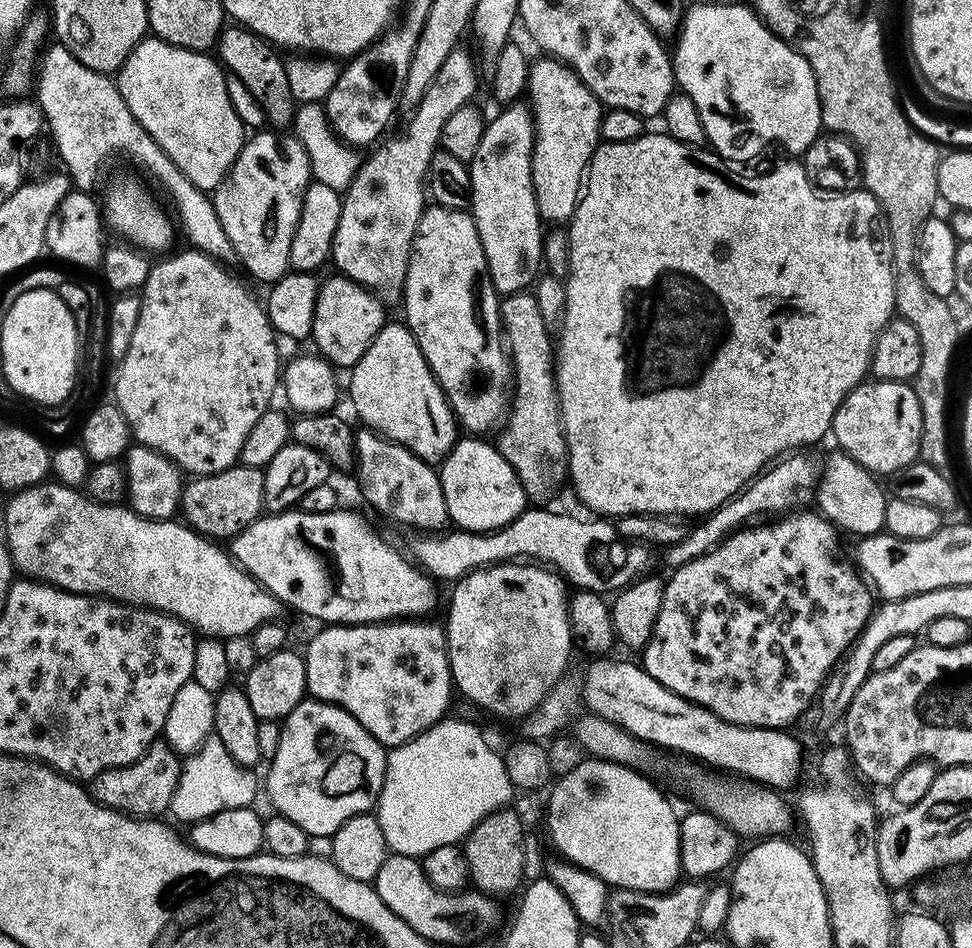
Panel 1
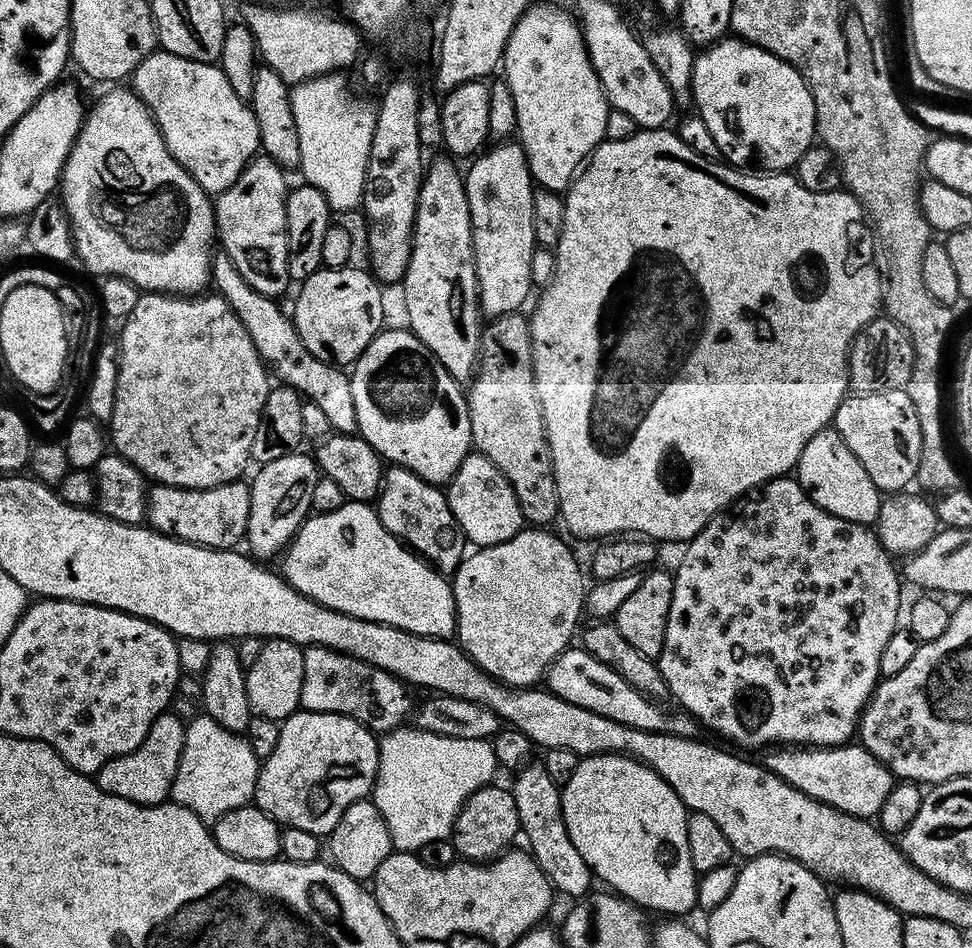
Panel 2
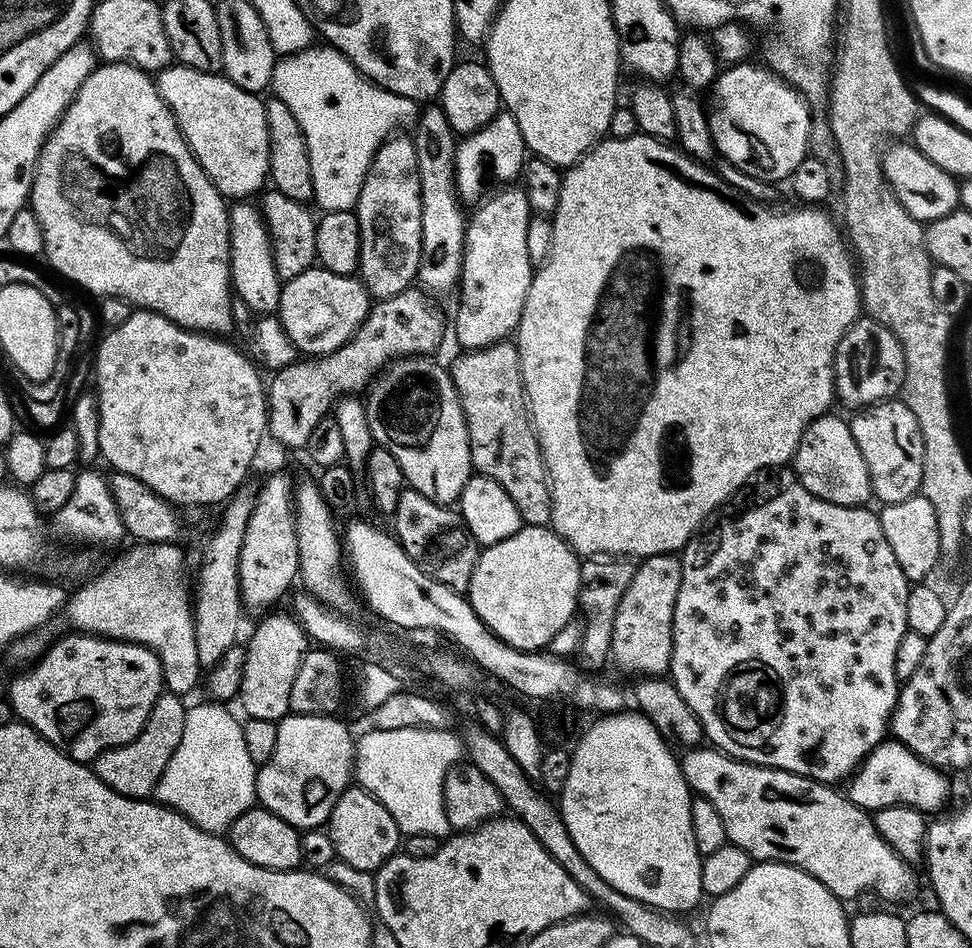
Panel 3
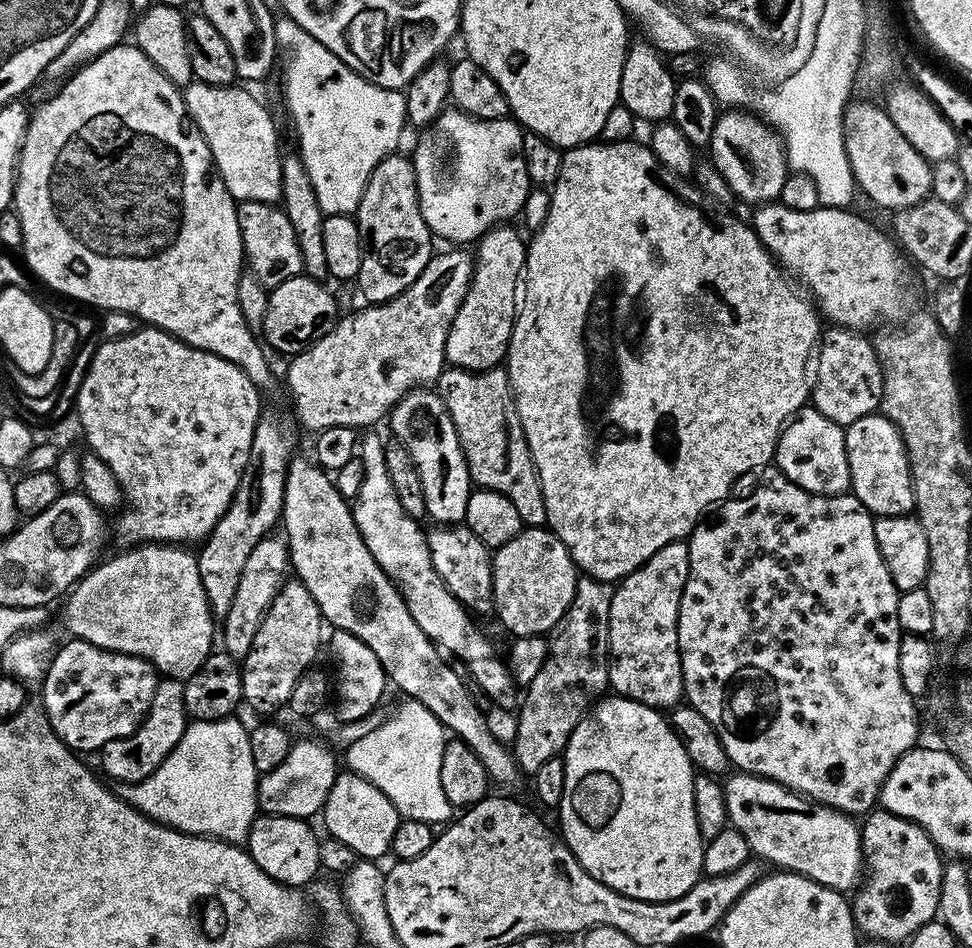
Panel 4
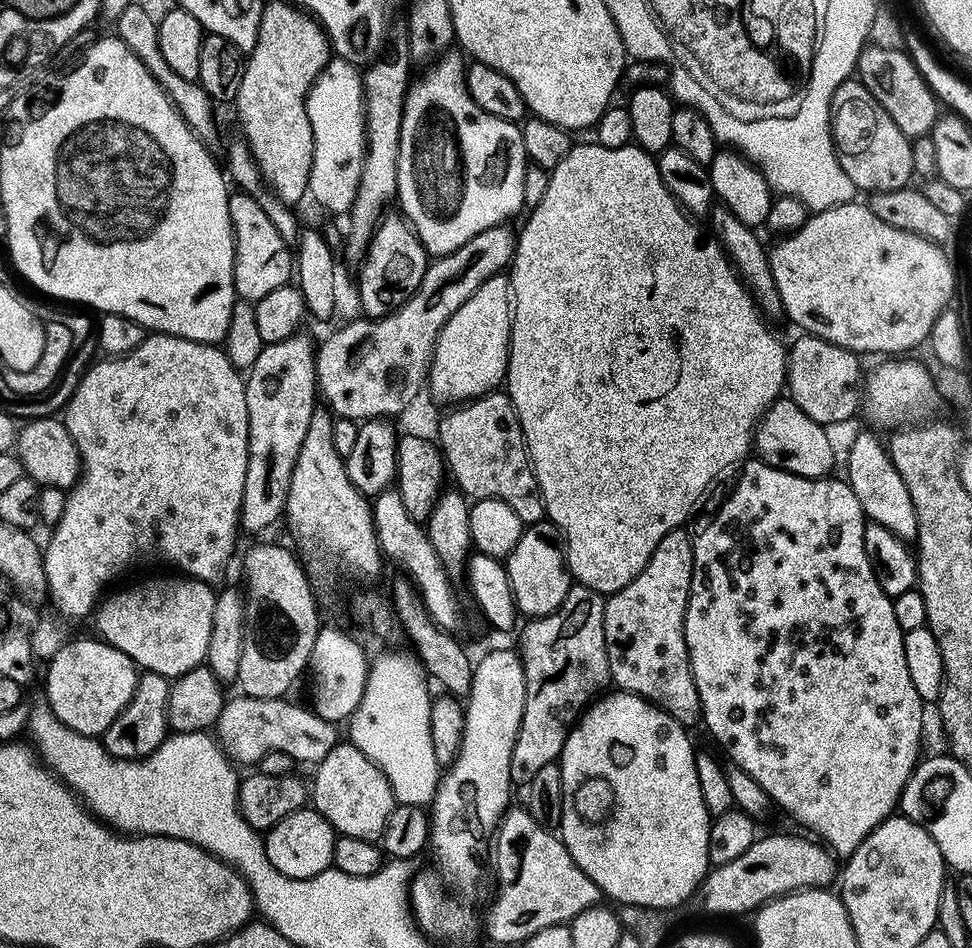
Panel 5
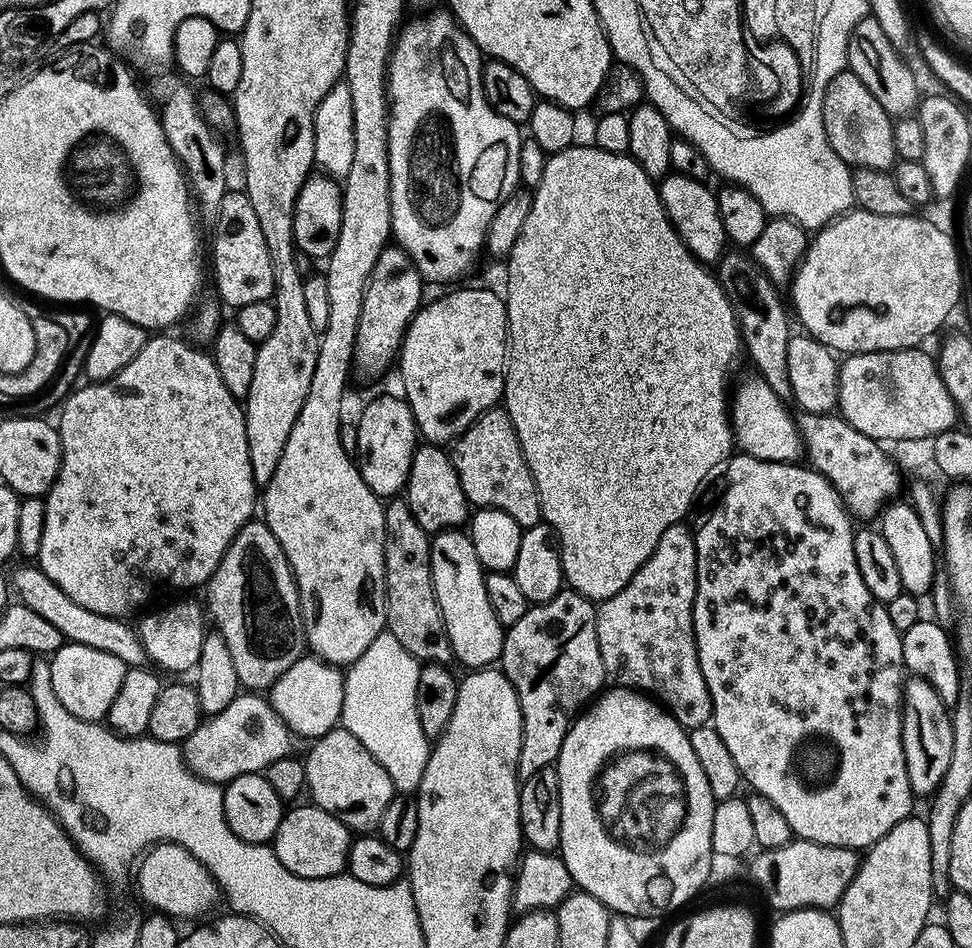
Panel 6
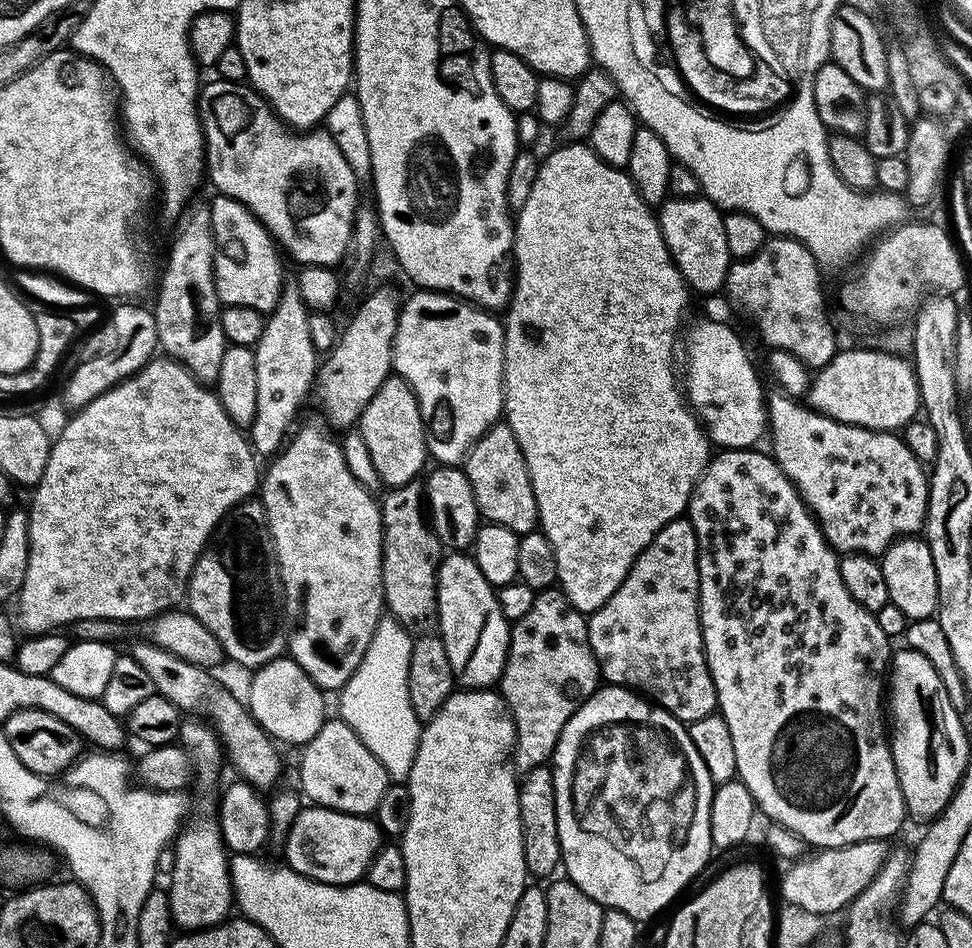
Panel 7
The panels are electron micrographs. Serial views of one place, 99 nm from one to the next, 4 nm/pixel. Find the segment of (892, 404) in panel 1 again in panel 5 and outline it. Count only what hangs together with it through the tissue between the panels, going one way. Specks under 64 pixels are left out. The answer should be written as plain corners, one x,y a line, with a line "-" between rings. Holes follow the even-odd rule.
872,432
858,433
848,448
847,483
852,485
864,515
871,523
886,526
886,530
893,532
899,540
915,541
916,511
914,502
910,498
910,490
906,490
906,482
902,482
902,474
898,474
894,462
888,456
885,441
879,440
875,436
877,433

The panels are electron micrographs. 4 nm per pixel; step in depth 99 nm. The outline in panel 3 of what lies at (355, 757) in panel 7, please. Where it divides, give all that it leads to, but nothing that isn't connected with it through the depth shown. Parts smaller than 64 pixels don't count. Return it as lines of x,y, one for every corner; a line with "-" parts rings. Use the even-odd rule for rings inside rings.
349,786
342,798
334,802
334,810
326,828
329,838
334,842
338,859
360,871
375,873
390,857
397,855
402,844
402,834
394,818
390,818
390,810
386,810
378,798
359,786

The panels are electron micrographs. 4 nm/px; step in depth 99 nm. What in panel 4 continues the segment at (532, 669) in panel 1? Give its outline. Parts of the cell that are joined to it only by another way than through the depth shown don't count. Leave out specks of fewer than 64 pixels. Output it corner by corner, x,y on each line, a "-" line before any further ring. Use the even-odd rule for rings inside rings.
528,526
517,533
516,536
506,541
504,545
495,549
492,559
492,594
493,594
493,605
495,615
500,615
500,620
505,624
506,627
512,631
513,637
518,636
544,636
545,634
551,633
552,629
555,628
556,623
560,621
566,614
566,610
570,606
570,602
574,598
576,593
576,581
578,579
578,569
575,562
570,558
570,554
566,550
566,546
557,538
557,536
544,526

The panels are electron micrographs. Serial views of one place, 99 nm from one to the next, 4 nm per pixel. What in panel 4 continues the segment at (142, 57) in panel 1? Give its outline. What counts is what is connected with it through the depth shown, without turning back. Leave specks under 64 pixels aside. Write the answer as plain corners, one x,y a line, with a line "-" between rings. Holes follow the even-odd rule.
194,80
185,87
184,104
187,106
190,119
205,138
213,160
216,173
223,180
227,191
236,201
260,201
277,205
281,201
282,188
282,151
278,146
276,124
267,108
242,86
210,86

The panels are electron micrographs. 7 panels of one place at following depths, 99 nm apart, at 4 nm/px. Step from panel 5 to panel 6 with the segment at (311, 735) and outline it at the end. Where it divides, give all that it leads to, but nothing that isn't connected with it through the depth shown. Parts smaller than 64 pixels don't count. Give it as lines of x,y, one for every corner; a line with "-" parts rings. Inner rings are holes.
238,694
221,712
201,721
198,728
181,742
184,764
196,776
212,784
225,785
246,773
261,773
270,762
289,755
292,734
273,710
271,703
260,694

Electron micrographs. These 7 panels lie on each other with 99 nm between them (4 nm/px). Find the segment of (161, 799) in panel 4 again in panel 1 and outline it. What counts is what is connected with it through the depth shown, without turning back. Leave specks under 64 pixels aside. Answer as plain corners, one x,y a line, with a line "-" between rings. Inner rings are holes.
209,738
199,749
183,761
178,778
178,790
174,790
174,798
170,809
171,815
185,820
188,826
197,820
205,820
222,810
246,808
255,805
256,780
253,773
243,768
230,754
226,754
226,746
215,738

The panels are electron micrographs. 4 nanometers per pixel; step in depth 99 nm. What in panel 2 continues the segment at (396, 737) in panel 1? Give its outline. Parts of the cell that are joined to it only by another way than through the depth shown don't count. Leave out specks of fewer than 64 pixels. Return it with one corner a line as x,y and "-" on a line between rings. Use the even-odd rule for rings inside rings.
304,648
300,708
306,712
342,714
372,729
376,734
396,731
413,711
412,696
404,681
366,660
329,648

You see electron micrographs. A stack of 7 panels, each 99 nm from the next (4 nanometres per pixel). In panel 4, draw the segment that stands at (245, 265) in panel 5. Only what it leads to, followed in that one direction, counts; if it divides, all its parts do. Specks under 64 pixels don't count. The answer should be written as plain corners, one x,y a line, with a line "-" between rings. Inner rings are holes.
239,201
236,206
238,227
241,230
244,259
247,267
269,290
277,288
286,278
304,272
304,255
290,218
283,207
260,201

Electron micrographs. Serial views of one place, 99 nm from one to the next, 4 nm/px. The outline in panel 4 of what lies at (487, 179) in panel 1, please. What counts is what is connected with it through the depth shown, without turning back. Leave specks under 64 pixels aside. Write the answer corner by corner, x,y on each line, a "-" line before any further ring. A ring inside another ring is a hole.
497,226
488,229
475,245
472,281
462,306
458,306
458,314
454,314
454,322
446,338
444,359
451,367
469,368
471,372
485,372
487,368
497,367
508,355
508,343
512,337
512,321
515,320
518,311
518,285
522,280
526,251
525,237
520,237
514,229
508,227
512,226

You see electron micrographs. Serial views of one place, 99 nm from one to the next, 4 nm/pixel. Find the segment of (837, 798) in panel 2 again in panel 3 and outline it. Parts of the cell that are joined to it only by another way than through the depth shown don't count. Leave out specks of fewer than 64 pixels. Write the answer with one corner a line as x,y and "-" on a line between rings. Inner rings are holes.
888,738
864,759
847,785
849,788
846,788
846,795
869,814
900,805
915,808
923,814
936,814
945,807
943,804
948,800
948,780
944,776
947,775
941,769
918,759
896,739

